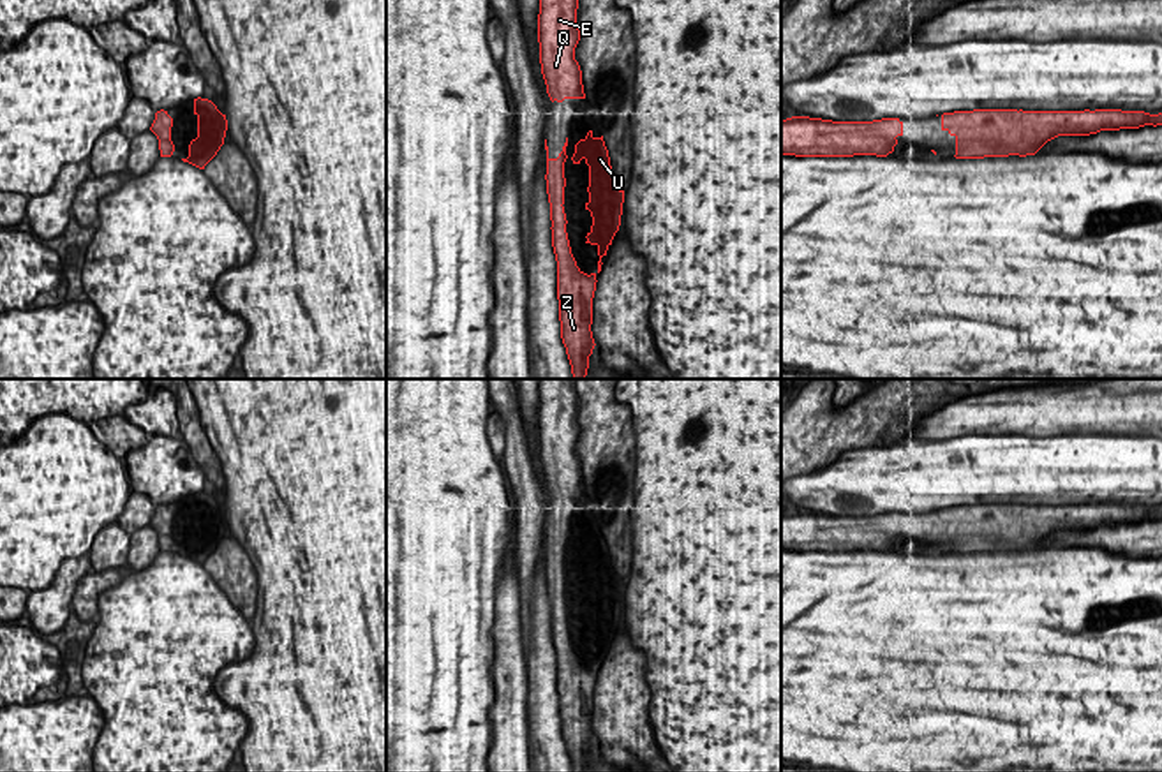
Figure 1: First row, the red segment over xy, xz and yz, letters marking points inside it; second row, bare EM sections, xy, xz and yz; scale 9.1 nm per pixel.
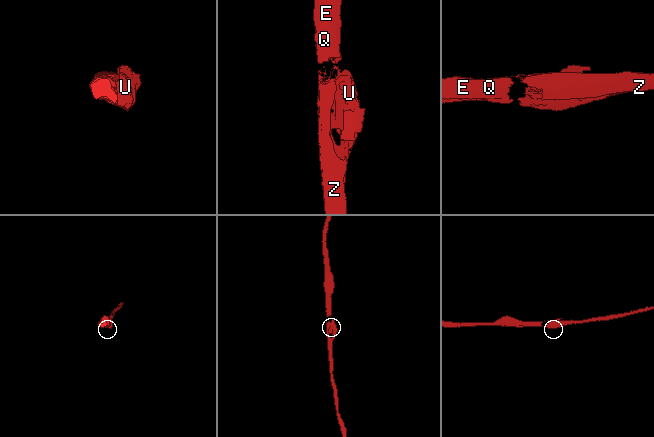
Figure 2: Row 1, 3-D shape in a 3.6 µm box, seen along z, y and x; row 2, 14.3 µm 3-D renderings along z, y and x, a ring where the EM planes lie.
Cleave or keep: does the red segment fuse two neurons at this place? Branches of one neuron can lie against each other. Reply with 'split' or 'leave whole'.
leave whole

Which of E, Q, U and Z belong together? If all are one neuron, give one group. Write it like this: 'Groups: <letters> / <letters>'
Groups: E Q U Z

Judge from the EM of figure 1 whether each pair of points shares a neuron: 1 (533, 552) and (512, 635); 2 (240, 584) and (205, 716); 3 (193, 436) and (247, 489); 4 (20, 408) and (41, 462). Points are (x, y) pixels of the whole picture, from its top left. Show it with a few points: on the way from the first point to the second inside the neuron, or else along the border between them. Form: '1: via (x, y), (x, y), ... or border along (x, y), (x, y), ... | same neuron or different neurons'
1: border along (513, 564), (519, 593), (519, 630), (524, 645) | different neurons
2: border along (208, 573), (249, 623) | different neurons
3: border along (200, 423), (219, 460), (224, 490) | different neurons
4: border along (67, 413), (41, 415), (18, 437) | different neurons

